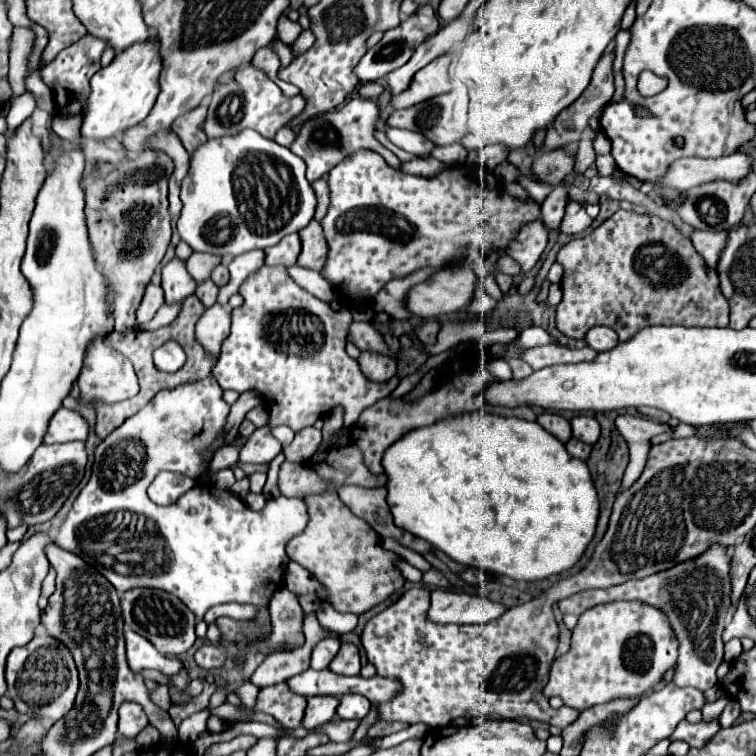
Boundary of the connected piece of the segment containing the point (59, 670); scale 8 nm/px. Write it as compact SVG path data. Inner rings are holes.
M42 633L36 635L28 645L12 649L6 665L6 683L8 697L14 701L20 713L58 721L74 705L74 697L78 693L78 671L70 649L62 641Z

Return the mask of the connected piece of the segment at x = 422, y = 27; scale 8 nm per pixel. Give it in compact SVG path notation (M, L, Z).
M422 5L418 7L418 11L408 17L406 21L402 21L398 27L390 29L384 33L384 39L380 43L376 43L372 49L368 49L368 53L360 59L358 67L356 67L356 75L362 79L362 83L368 83L368 81L378 81L382 77L386 77L390 71L406 65L414 53L414 49L430 35L434 35L438 31L440 23L438 23L438 17L434 13L434 9L430 5Z

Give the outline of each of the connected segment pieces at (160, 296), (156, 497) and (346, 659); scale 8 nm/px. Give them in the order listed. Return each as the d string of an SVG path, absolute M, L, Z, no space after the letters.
M148 283L146 291L144 291L144 297L142 297L142 303L140 303L138 311L136 311L138 325L144 325L144 323L152 321L152 317L162 307L162 303L164 303L164 291L162 291L162 287L154 285L154 283Z
M164 471L164 473L158 473L156 479L150 483L148 497L158 505L170 505L194 485L196 481L192 481L190 477L184 477L182 473Z
M342 643L338 655L330 663L330 669L340 675L358 675L360 673L360 653L354 643Z

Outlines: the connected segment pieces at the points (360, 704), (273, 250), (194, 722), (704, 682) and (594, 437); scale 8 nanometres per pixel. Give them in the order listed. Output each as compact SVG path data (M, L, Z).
M342 695L336 715L342 719L362 719L370 711L370 701L364 695Z
M298 233L284 237L284 241L280 241L274 247L268 247L264 253L266 253L266 265L282 265L282 267L294 265L298 261L298 255L300 255Z
M200 711L200 713L194 713L190 715L188 719L184 719L180 725L178 725L178 737L182 743L194 743L202 731L206 731L206 721L208 721L208 713L206 711Z
M712 545L704 555L684 561L664 573L656 573L636 581L626 581L622 585L608 589L590 589L576 593L572 597L558 601L558 609L562 613L580 615L594 605L622 599L638 599L656 605L668 615L672 629L680 641L680 657L674 673L674 683L678 687L696 687L700 691L706 691L718 685L716 669L724 659L722 631L730 619L730 567L726 547Z
M576 415L570 419L570 425L572 425L572 435L588 445L594 445L600 437L600 423L594 417Z

